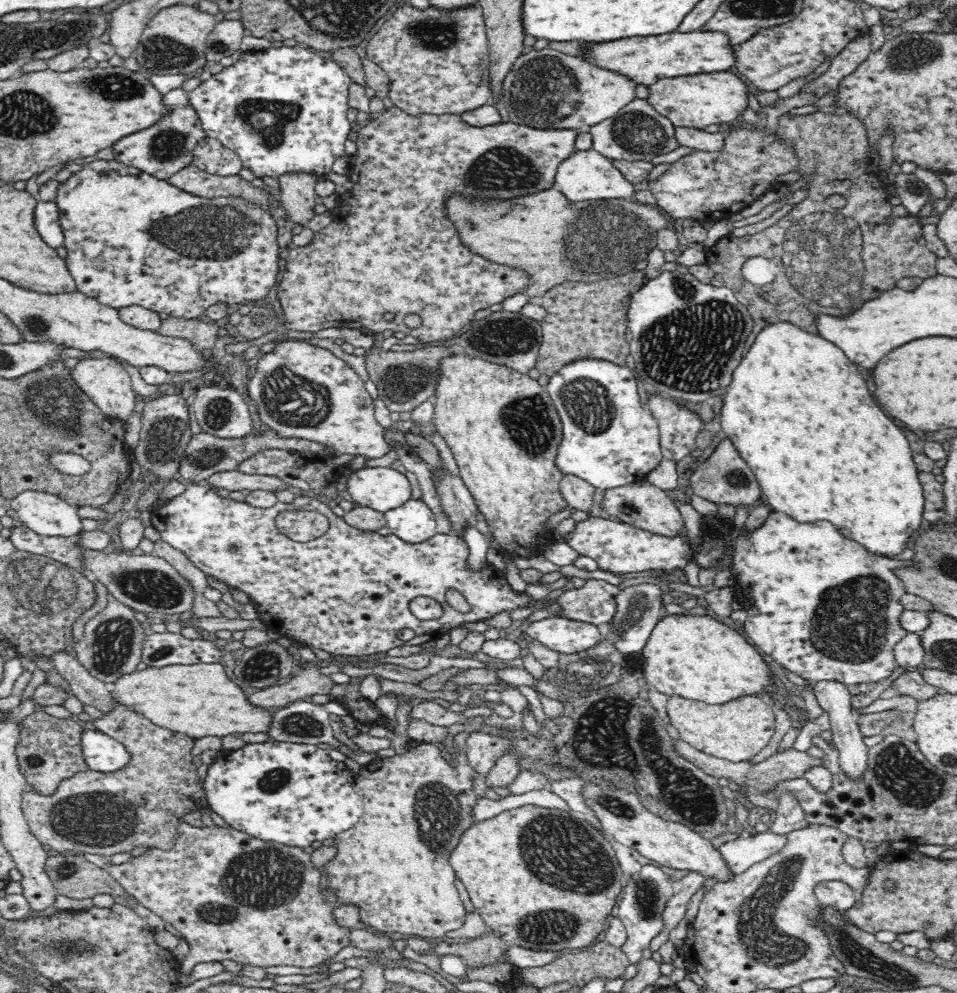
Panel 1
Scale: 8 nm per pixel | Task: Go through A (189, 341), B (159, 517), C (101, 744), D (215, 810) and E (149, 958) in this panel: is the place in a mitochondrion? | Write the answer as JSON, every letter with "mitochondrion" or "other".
{"A":"other","B":"other","C":"other","D":"other","E":"other"}

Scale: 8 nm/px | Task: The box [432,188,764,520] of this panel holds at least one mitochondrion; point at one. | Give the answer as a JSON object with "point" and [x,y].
{"point":[690,356]}

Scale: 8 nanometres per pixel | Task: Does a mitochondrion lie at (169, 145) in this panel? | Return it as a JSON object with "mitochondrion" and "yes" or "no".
{"mitochondrion":"yes"}

